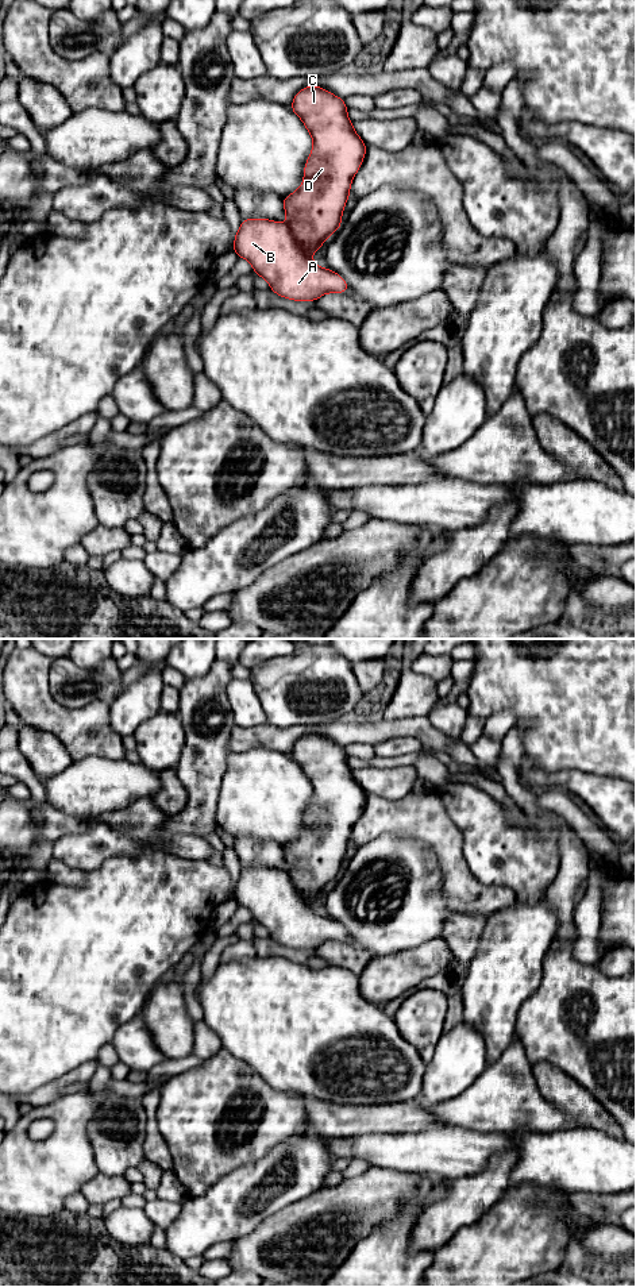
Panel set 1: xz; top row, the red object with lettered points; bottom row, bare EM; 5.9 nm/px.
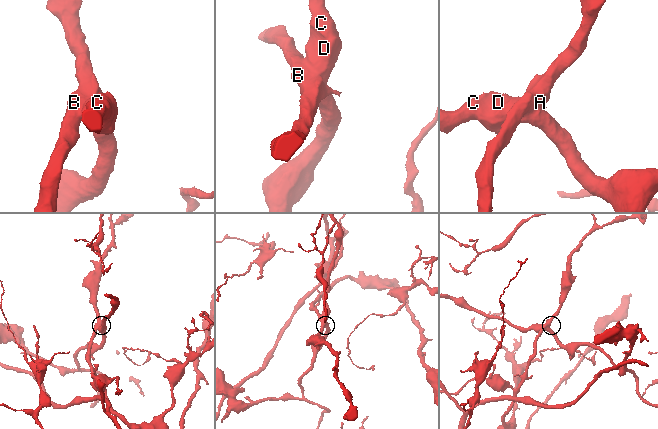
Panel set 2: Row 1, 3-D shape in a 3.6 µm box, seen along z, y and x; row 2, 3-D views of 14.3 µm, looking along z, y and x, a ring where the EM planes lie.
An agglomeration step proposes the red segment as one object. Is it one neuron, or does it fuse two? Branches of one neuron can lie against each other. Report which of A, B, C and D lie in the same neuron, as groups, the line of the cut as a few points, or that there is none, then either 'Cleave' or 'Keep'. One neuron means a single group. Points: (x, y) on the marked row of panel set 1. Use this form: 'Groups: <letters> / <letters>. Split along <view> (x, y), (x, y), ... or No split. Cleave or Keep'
Groups: A B / C D. Split along xz (286, 224), (297, 243), (309, 255). Cleave

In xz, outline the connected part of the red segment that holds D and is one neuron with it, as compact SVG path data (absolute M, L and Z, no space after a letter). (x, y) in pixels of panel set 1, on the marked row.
M324 88L300 89L290 109L312 135L313 147L301 186L282 199L282 204L290 232L312 255L342 226L351 181L362 166L367 146L347 116L344 99Z

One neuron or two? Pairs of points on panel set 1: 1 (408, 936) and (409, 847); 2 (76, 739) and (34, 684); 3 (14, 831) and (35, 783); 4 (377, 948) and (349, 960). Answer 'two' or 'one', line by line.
1: one
2: one
3: two
4: two

